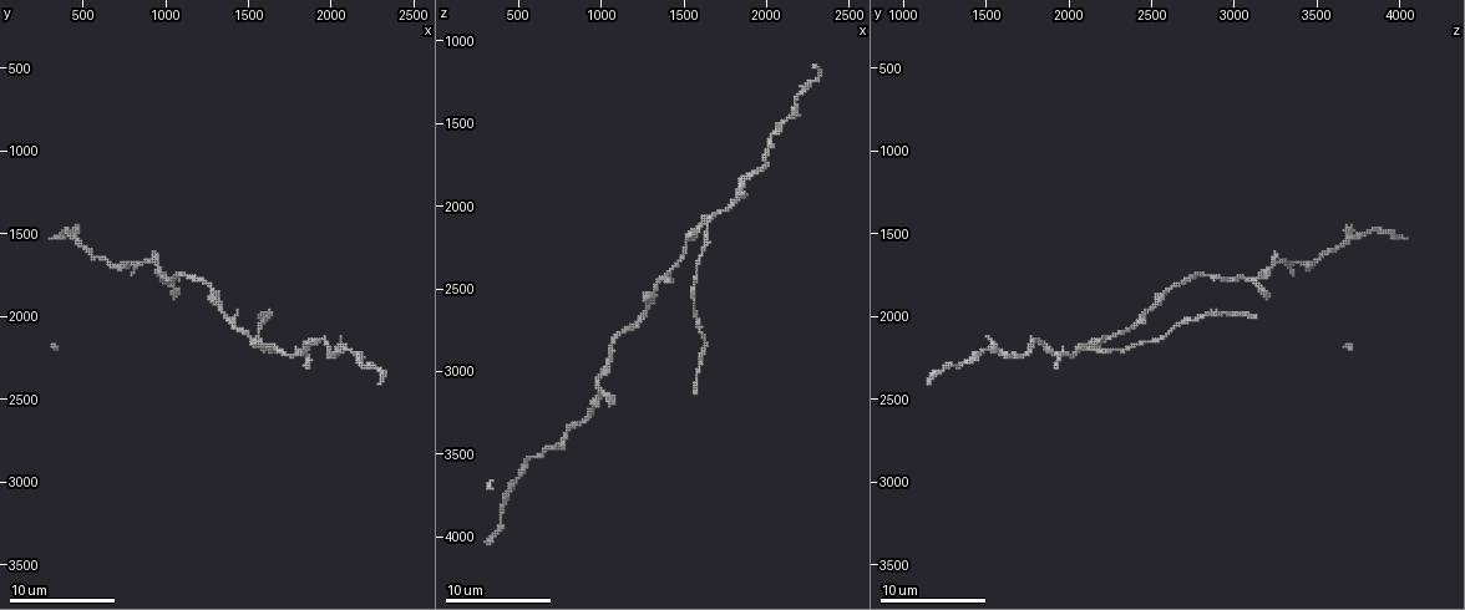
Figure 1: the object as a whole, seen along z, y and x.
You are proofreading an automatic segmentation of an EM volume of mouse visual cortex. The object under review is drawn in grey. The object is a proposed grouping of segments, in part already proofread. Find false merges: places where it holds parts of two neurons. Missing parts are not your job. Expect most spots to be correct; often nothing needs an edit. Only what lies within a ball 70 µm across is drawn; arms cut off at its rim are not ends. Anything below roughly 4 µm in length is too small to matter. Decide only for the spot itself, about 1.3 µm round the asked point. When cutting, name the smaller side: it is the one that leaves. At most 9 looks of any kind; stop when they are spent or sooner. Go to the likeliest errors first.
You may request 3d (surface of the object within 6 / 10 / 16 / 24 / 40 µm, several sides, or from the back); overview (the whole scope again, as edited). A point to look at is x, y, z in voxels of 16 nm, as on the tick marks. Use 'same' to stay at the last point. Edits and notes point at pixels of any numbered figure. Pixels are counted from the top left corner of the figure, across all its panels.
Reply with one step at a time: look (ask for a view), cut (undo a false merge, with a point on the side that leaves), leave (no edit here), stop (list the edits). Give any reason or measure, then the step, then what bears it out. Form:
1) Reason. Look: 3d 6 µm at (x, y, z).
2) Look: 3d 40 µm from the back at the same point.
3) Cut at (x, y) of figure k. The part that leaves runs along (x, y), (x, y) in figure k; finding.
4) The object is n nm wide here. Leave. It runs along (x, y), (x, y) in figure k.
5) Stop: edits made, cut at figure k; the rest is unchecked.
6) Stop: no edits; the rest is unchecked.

Three-way junction. Look: 3d 10 µm at (1660, 2180, 2100).

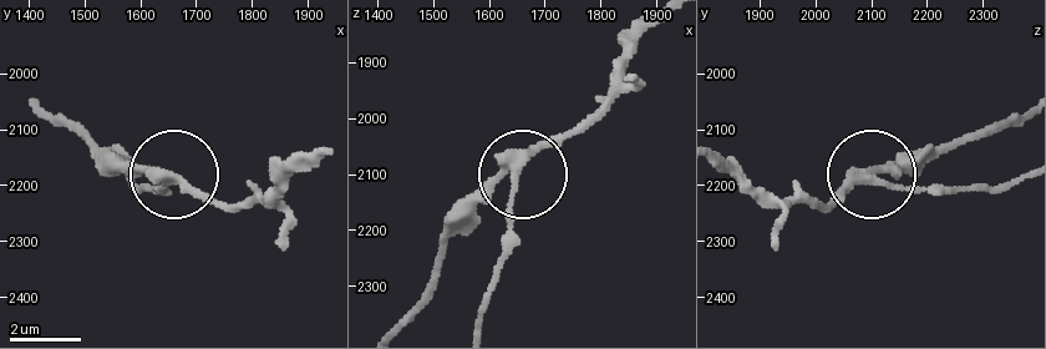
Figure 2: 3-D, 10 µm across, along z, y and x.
The object is 260 nm wide here. Cut at (158, 193) of figure 2. The part that leaves runs along (871, 177), (903, 186), (1020, 181) in figure 2; two neurons meet here.

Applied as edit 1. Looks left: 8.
Look: overview.

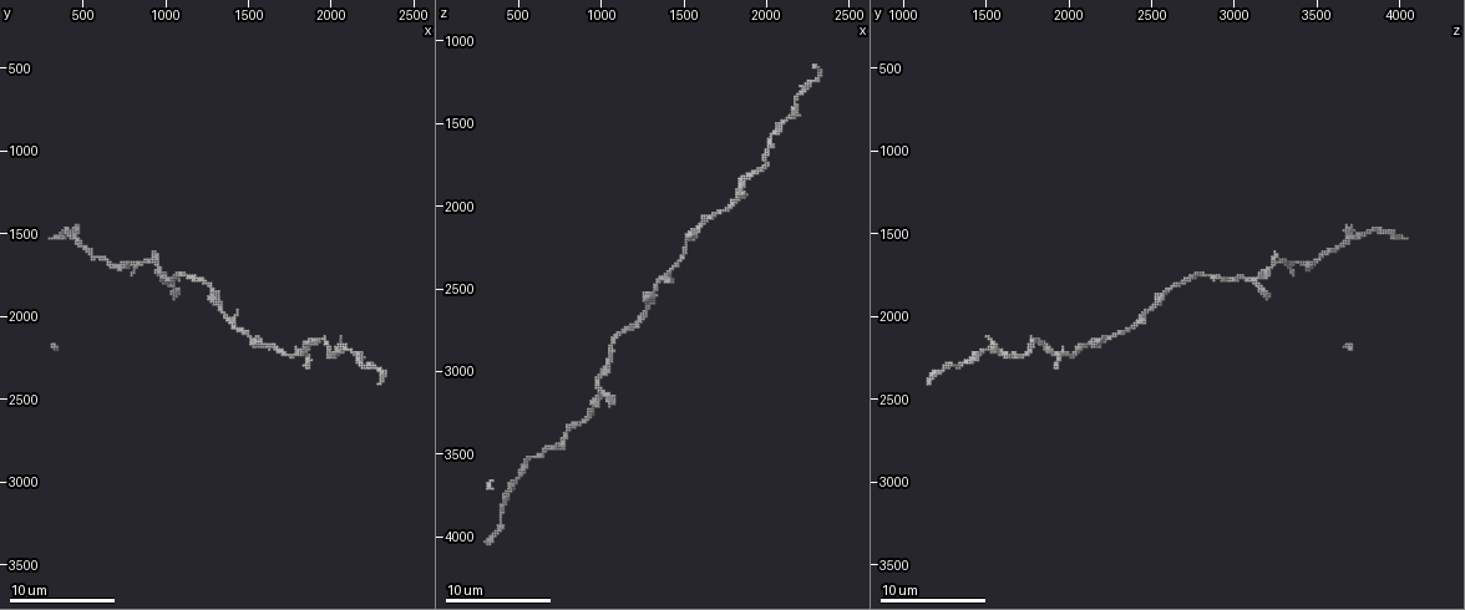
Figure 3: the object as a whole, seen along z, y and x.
Three-way junction. Look: 3d 6 µm at (1320, 1920, 2540).

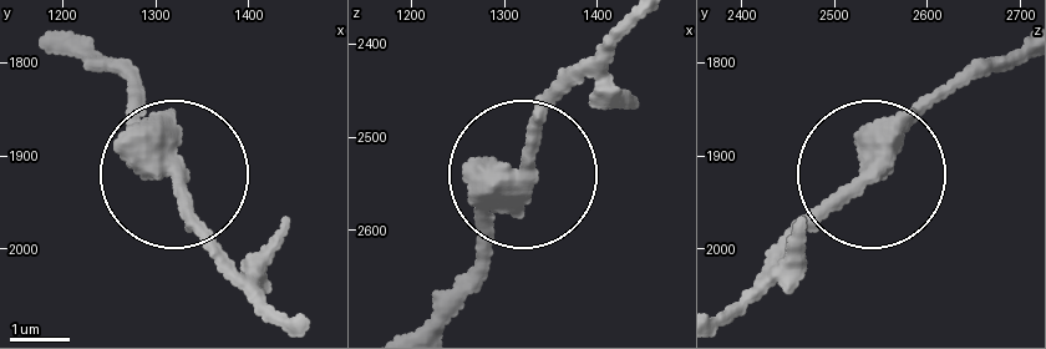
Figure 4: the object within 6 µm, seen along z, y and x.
The object is 390 nm wide here. Leave. It runs along (873, 153), (744, 298) in figure 4; continuous, no second neuron.

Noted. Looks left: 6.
Calibre changes. Look: 3d 6 µm at (560, 1640, 3520).

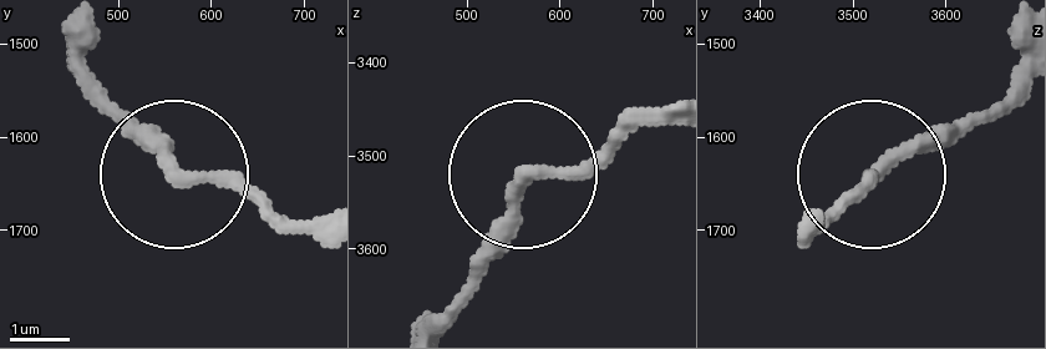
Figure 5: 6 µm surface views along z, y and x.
Look: 3d 6 µm from the back at (565, 1640, 3525).

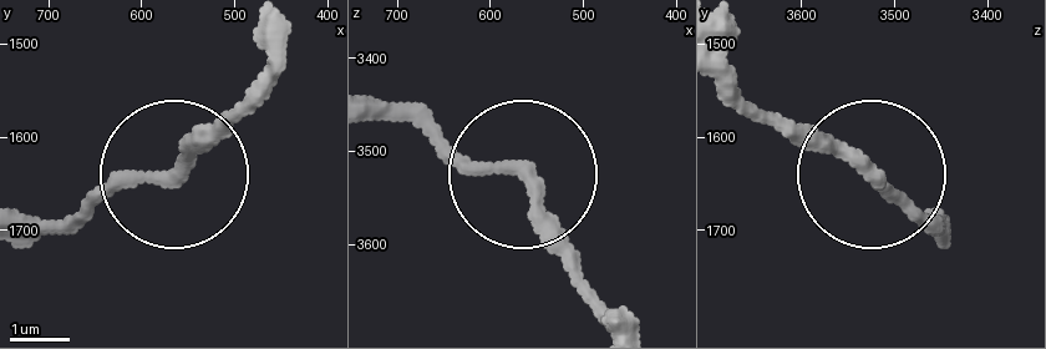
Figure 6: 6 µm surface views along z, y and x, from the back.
The object is 270 nm wide here. Leave. It runs along (34, 221), (172, 171), (252, 91) in figure 6; all the same neuron.

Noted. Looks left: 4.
Sudden change in width. Look: 3d 16 µm at (980, 1780, 3100).

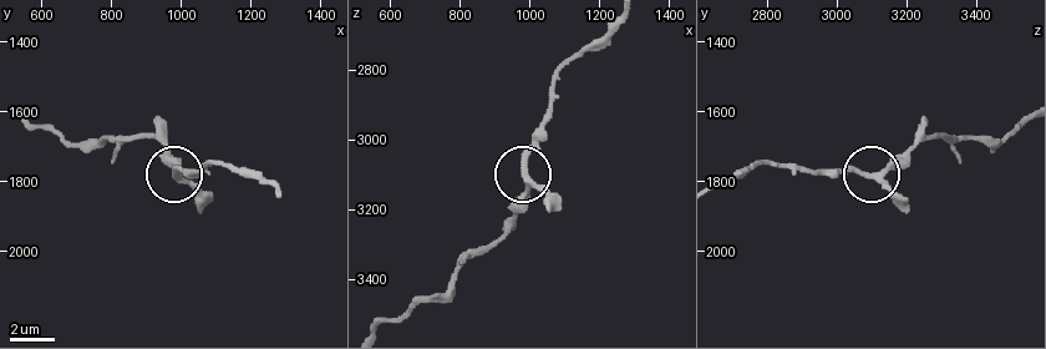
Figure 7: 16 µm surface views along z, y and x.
From behind. Look: 3d 16 µm from the back at (980, 1790, 3100).

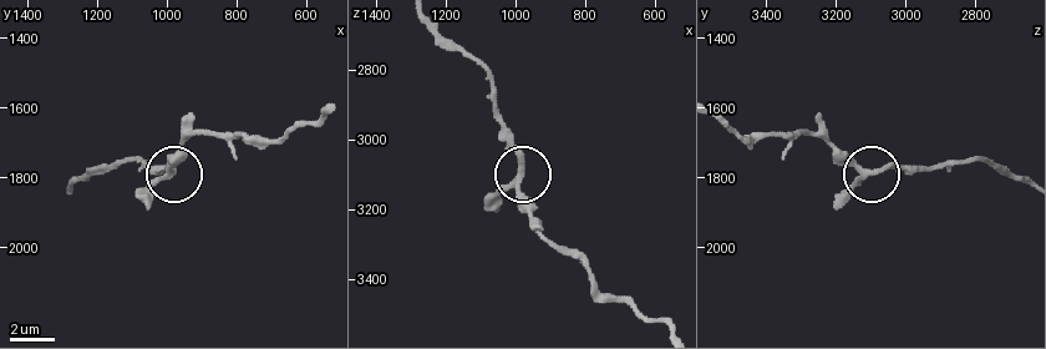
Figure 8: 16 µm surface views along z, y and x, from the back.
The object is 250 nm wide here. Leave. It runs along (1021, 180), (983, 161), (864, 168), (848, 161), (822, 136) in figure 8; all the same neuron.

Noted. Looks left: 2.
Stop: edits made, cut at figure 2; the rest is unchecked.

